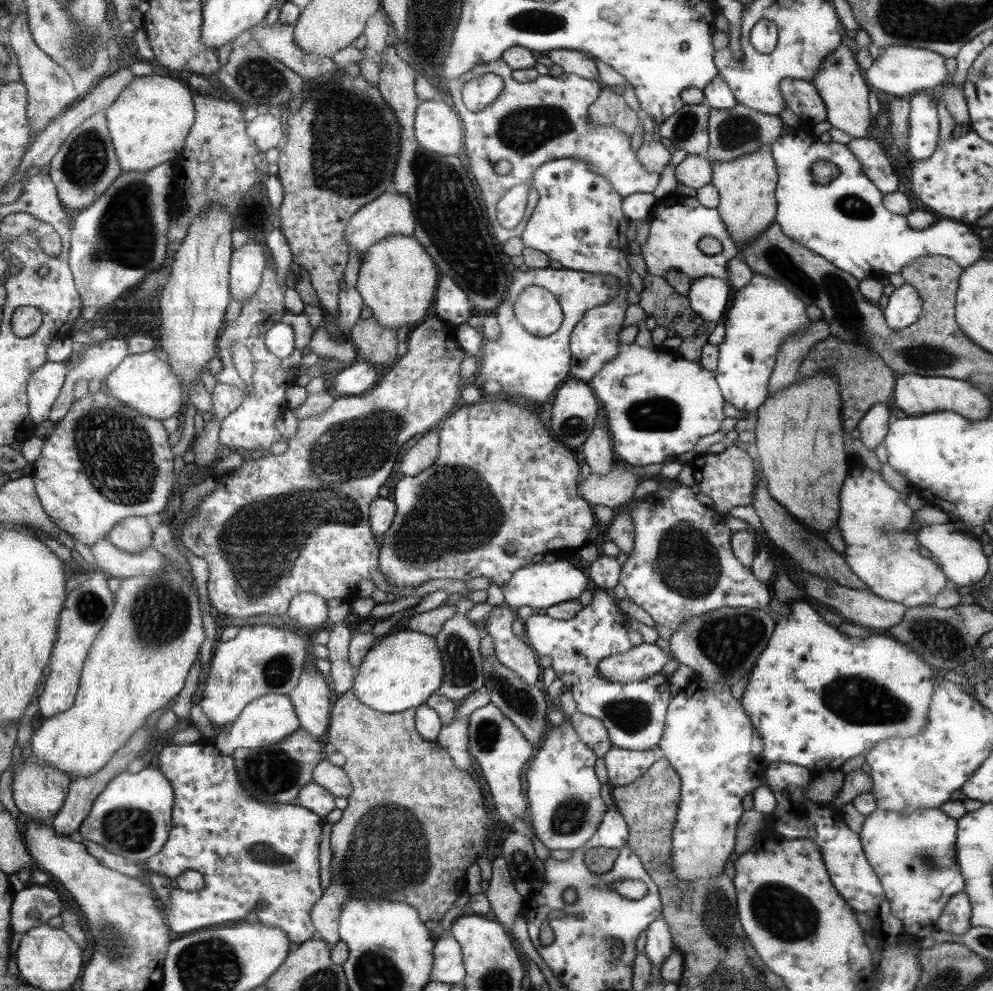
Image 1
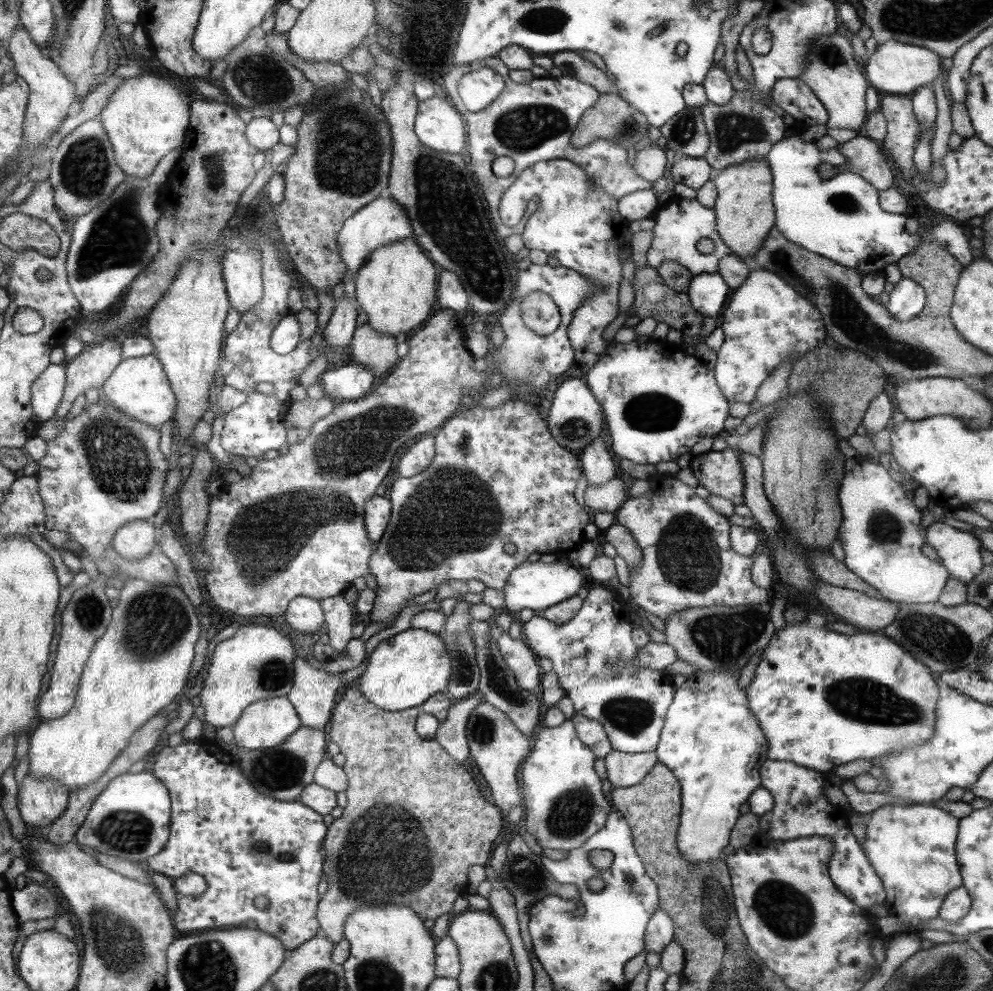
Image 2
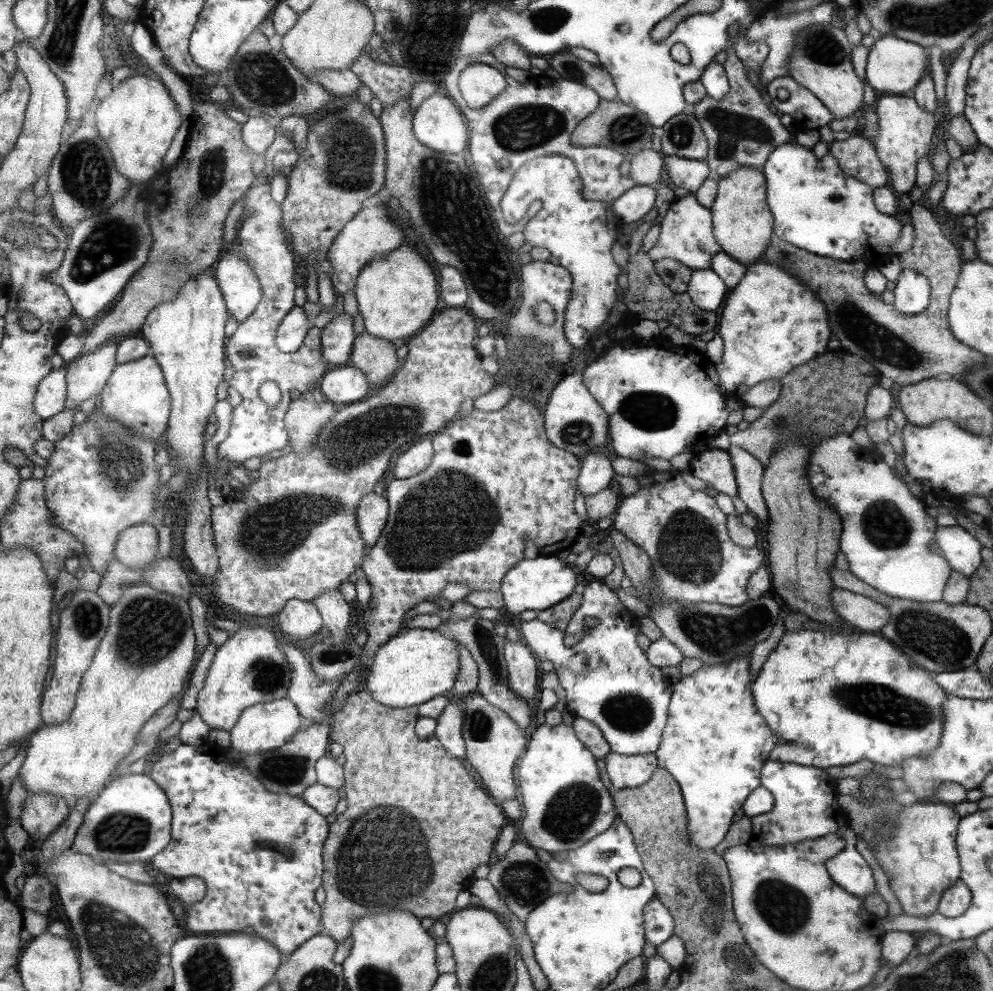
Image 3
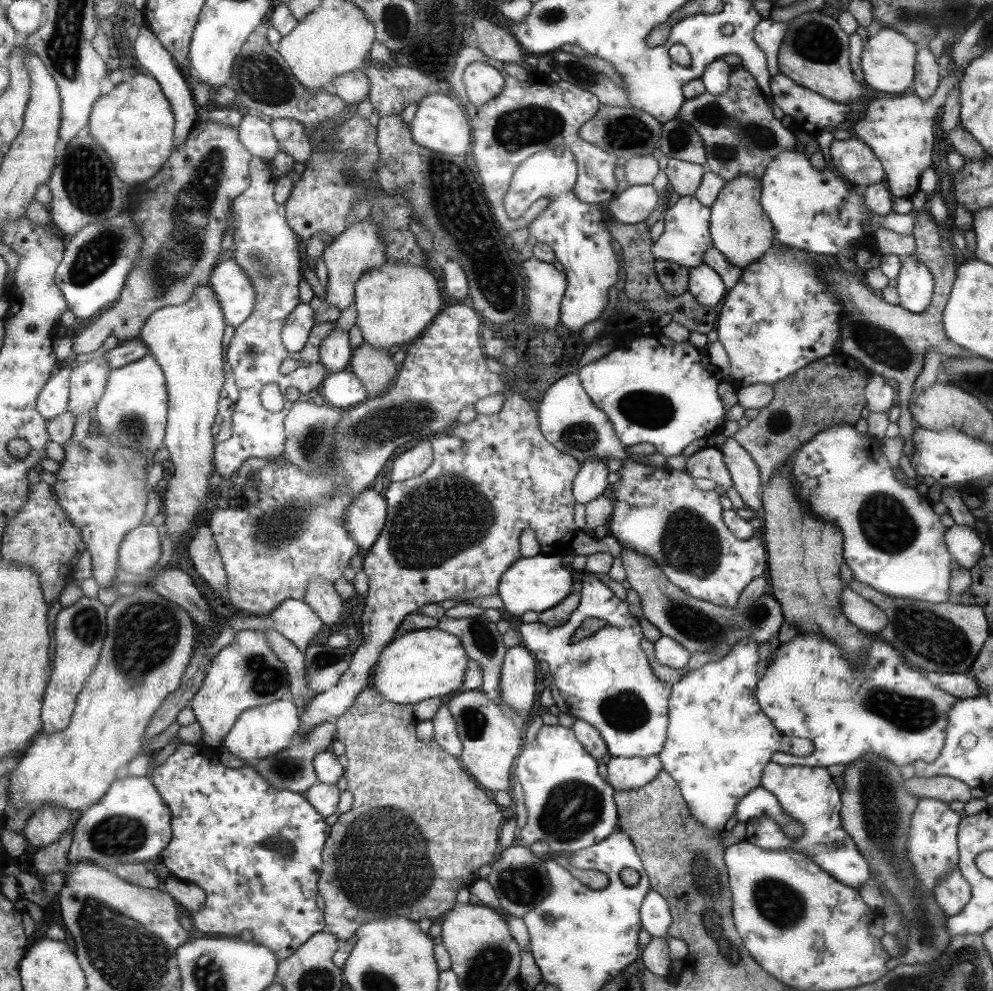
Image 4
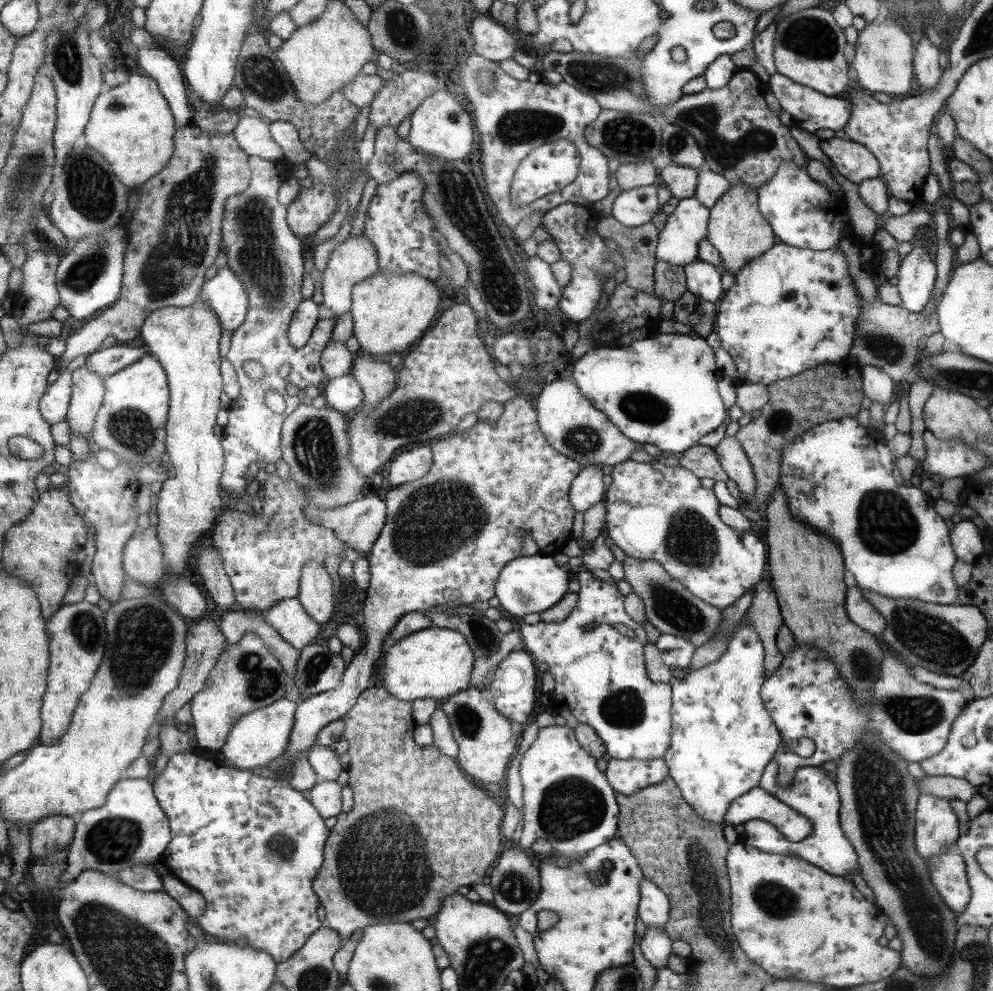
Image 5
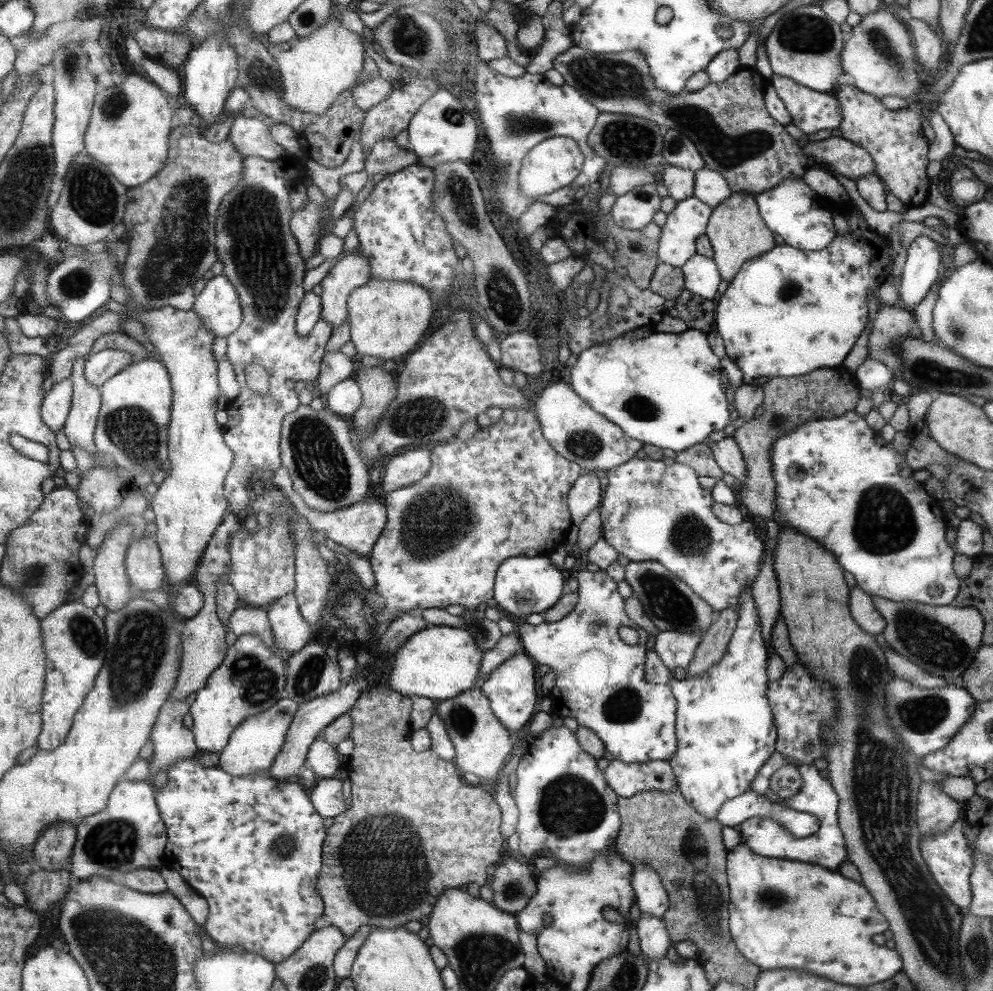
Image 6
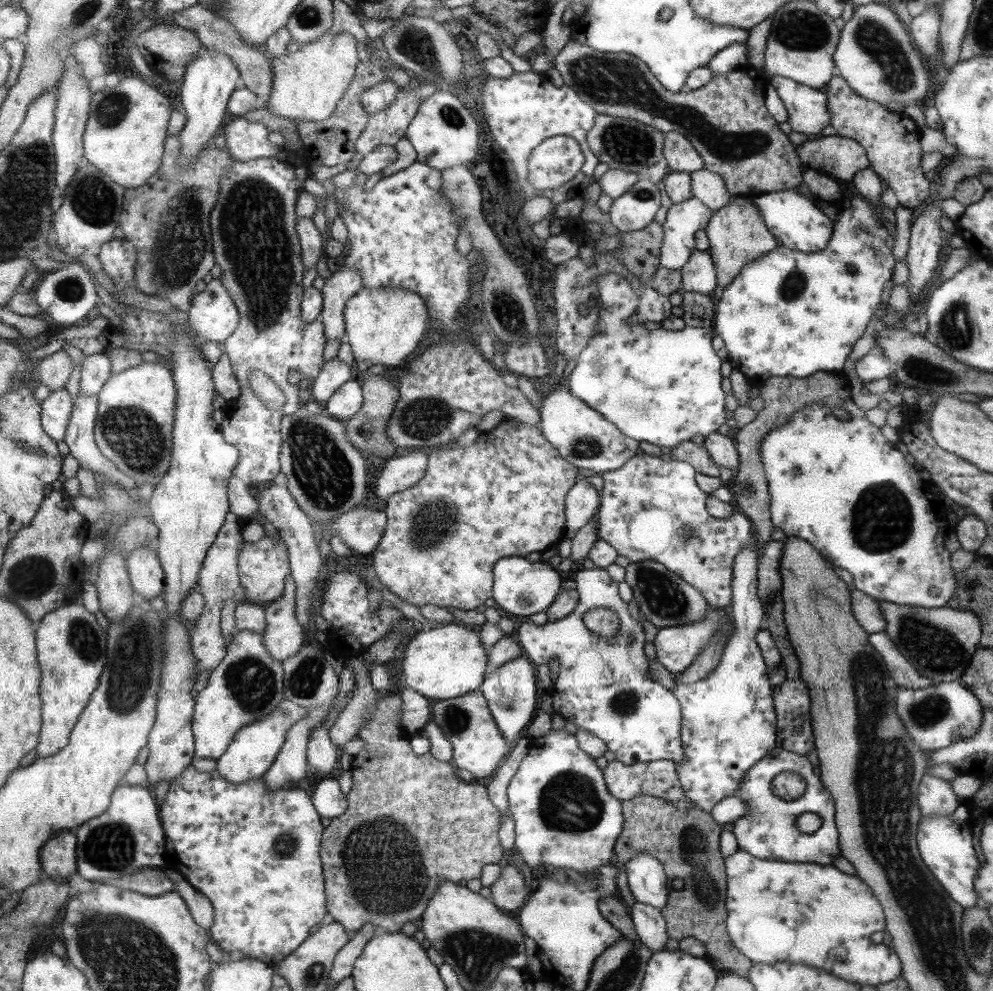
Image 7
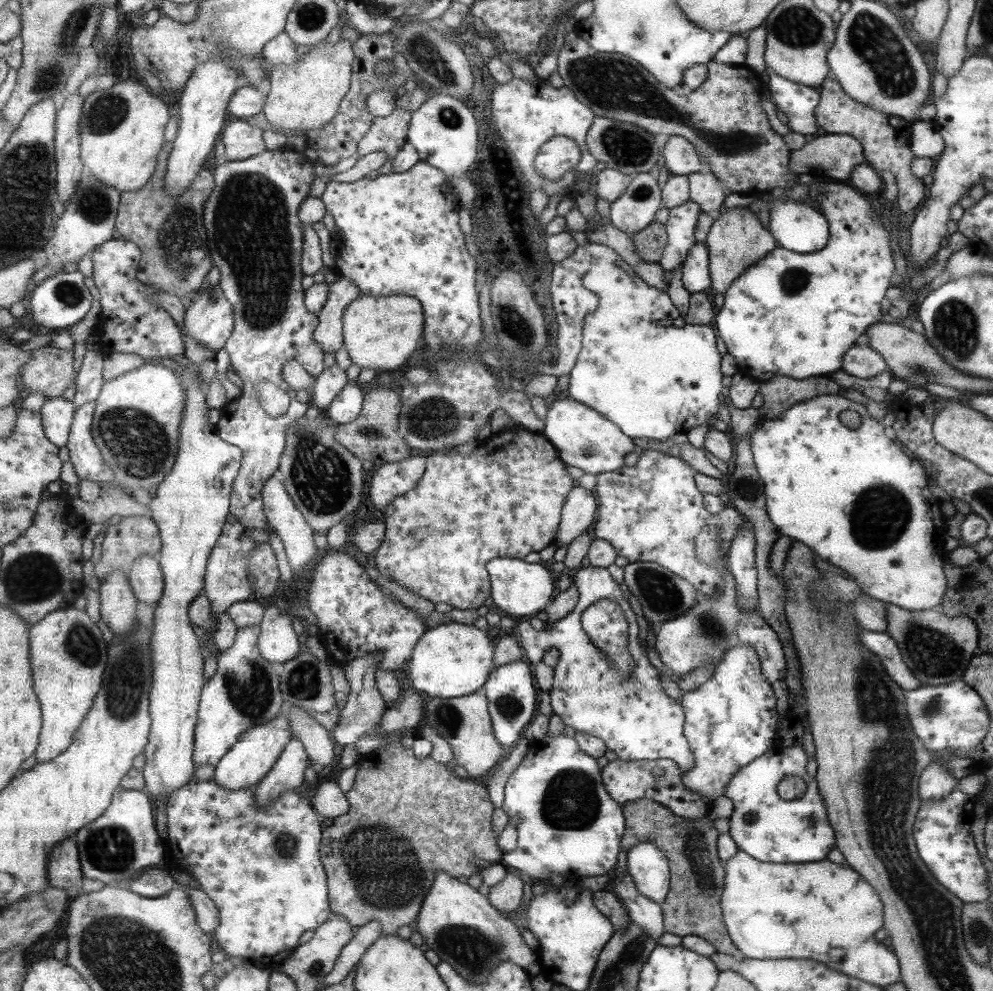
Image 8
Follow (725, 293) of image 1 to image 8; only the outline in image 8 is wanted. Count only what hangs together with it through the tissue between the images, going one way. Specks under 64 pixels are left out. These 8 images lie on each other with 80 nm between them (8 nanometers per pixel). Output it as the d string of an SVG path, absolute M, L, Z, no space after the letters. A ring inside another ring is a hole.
M694 241L682 262L682 285L687 292L703 292L710 287L706 244Z

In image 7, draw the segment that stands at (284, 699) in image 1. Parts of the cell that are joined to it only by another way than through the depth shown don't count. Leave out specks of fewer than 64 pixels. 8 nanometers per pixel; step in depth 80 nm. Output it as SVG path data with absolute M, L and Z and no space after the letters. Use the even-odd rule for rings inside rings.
M284 700L275 712L272 712L265 720L250 724L242 728L236 734L229 750L217 761L217 771L223 778L233 784L243 784L250 780L265 778L268 771L277 760L278 754L283 750L288 732L308 715L309 709L299 706L296 702Z

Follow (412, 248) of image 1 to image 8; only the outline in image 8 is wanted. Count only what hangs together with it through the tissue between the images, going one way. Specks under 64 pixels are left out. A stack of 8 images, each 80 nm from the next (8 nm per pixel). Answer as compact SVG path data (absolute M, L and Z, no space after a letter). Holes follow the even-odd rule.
M363 293L344 314L344 347L350 360L360 368L372 368L377 374L403 366L417 350L424 334L424 307L420 299L412 295Z

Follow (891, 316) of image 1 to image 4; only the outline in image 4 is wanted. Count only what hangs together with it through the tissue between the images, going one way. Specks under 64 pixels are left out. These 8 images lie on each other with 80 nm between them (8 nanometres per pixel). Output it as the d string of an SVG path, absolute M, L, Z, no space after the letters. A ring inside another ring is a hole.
M915 257L901 259L898 275L895 277L895 290L899 297L898 305L913 314L923 312L931 302L933 278L922 262Z

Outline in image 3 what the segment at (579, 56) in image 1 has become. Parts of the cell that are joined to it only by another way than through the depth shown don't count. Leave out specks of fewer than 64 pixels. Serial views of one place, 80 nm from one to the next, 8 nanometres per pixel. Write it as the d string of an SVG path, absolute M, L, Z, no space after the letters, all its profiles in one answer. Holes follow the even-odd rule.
M568 51L545 55L543 58L547 61L548 68L555 70L560 79L584 84L597 92L603 100L613 100L618 96L612 76L600 65L583 62Z

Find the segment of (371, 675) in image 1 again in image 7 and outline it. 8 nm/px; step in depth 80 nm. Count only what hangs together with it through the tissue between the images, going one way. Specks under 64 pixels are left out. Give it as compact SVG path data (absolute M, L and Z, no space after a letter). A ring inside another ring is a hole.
M455 623L419 631L401 658L405 688L414 688L434 701L457 698L479 690L487 677L490 655L484 635L484 632L472 630L471 626Z

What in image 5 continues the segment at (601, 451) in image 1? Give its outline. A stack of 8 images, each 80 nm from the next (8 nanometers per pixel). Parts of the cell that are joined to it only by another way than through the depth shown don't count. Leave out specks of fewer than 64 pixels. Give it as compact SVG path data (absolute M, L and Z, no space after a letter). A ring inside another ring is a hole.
M585 466L585 470L577 473L569 489L573 510L585 512L604 498L605 491L600 466Z

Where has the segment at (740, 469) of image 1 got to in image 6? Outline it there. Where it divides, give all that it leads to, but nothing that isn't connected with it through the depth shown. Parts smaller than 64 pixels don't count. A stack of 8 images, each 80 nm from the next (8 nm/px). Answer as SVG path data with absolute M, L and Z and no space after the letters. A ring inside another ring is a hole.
M706 442L688 446L687 449L681 450L681 452L675 452L673 461L675 463L686 464L701 476L711 476L711 478L721 479L721 475L723 474L714 461Z

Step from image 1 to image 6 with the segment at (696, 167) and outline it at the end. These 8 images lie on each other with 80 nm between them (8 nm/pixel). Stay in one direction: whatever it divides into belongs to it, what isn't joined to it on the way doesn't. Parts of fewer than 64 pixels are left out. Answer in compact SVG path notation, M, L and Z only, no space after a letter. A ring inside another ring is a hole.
M666 165L661 167L658 182L665 187L668 197L676 202L693 197L695 190L695 172Z

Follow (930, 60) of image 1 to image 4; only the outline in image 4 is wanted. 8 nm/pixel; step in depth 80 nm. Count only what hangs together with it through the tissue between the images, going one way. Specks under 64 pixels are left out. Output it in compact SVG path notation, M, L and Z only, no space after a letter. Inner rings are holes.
M880 26L875 34L869 35L863 42L862 49L863 52L859 56L859 68L864 85L869 86L873 91L899 96L899 92L905 92L911 86L911 82L915 81L917 60L915 46L900 31L896 31L893 27Z

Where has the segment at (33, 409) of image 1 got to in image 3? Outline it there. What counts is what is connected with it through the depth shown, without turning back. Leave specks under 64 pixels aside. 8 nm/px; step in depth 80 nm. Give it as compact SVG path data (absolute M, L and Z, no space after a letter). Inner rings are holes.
M68 369L52 370L41 382L36 394L36 411L49 420L66 409L68 399Z

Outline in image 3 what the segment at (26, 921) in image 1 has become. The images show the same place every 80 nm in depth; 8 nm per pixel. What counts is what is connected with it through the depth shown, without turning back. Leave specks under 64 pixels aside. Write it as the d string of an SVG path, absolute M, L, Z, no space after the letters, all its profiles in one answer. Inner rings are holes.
M40 875L27 877L23 894L17 896L23 902L23 910L30 908L35 912L47 914L50 908L51 898L55 894L56 884L51 882L49 877L42 878Z

